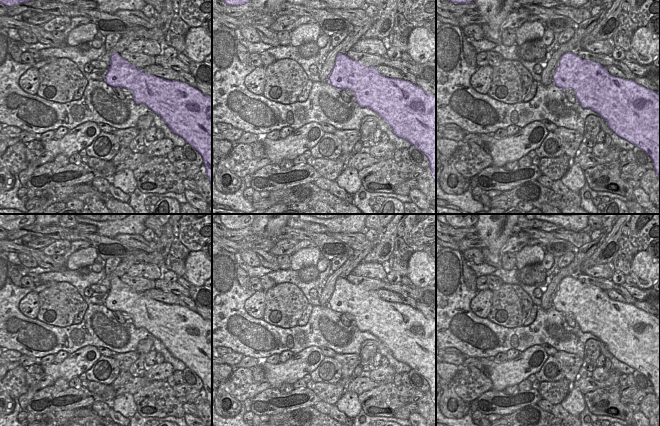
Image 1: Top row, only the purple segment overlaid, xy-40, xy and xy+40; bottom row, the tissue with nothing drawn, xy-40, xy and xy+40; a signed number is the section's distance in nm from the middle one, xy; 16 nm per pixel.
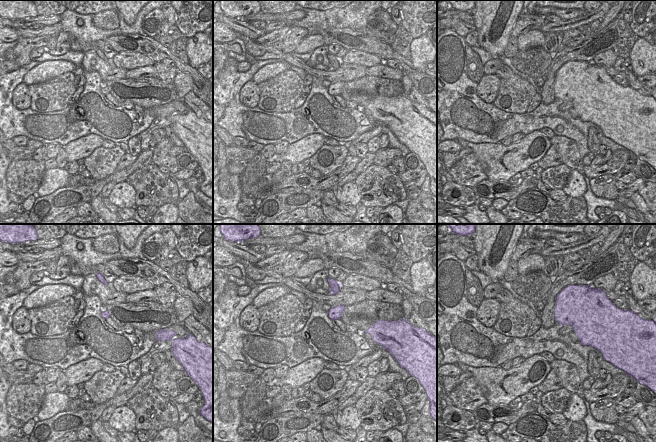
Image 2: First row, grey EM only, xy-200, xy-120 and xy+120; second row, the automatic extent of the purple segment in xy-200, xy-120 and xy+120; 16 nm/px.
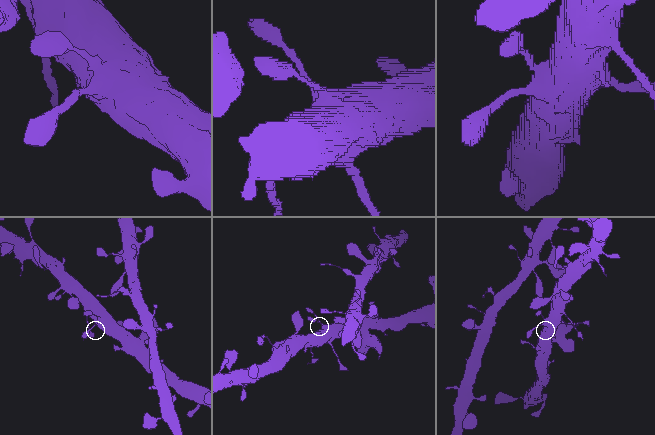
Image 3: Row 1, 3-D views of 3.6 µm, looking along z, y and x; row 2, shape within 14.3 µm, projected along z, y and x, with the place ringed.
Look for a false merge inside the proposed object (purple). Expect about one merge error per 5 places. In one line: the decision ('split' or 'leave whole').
leave whole

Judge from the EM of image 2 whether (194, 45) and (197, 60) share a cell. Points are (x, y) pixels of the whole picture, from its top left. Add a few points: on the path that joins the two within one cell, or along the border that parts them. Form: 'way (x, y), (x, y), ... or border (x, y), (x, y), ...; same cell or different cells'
way (197, 49), (197, 56); same cell

